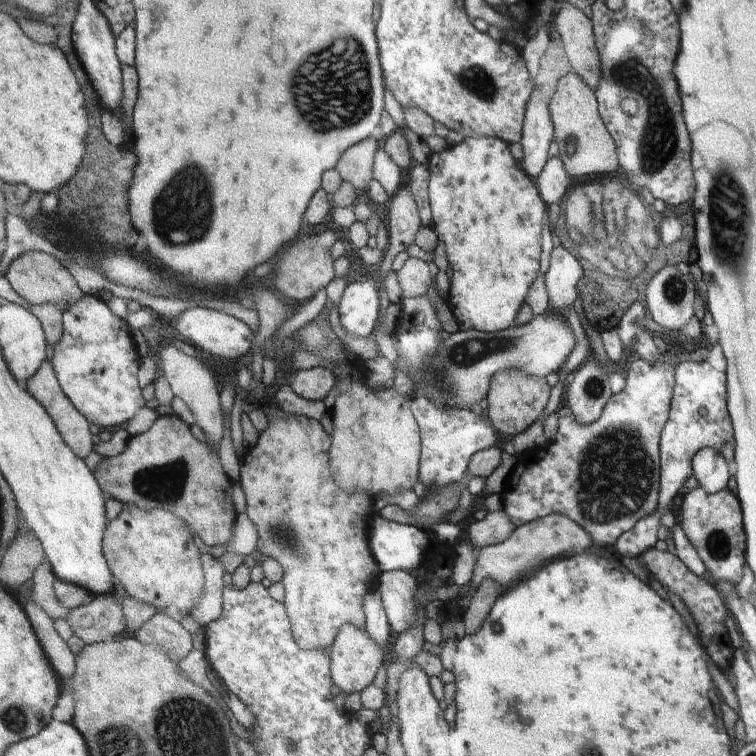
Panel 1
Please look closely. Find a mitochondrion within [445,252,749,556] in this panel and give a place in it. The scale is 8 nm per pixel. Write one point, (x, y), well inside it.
(615, 474)

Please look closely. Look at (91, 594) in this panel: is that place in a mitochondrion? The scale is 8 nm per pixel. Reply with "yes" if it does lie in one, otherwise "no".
no

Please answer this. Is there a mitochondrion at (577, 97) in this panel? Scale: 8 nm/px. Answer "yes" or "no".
no

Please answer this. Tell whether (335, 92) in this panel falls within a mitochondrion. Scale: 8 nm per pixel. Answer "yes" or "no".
yes

